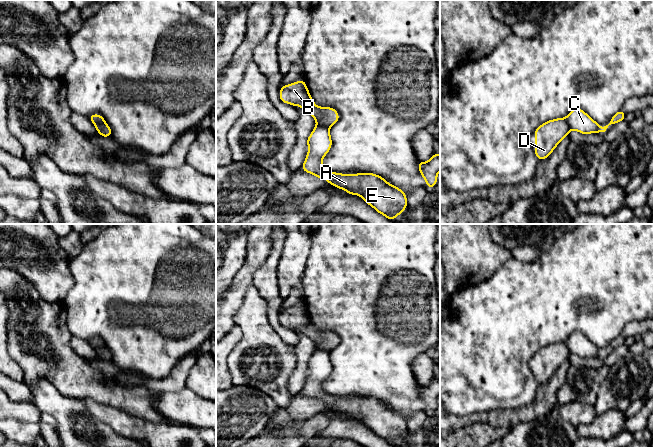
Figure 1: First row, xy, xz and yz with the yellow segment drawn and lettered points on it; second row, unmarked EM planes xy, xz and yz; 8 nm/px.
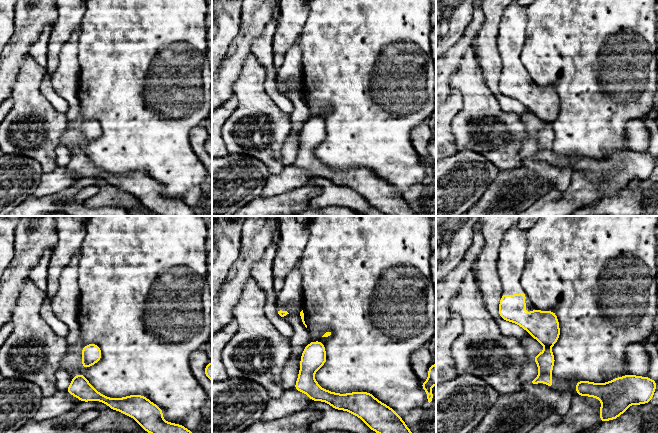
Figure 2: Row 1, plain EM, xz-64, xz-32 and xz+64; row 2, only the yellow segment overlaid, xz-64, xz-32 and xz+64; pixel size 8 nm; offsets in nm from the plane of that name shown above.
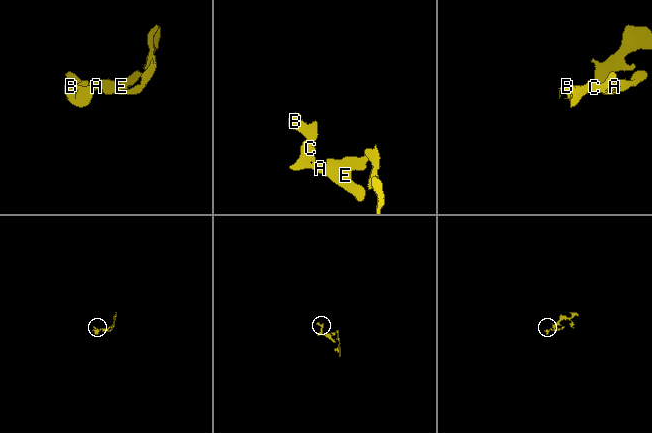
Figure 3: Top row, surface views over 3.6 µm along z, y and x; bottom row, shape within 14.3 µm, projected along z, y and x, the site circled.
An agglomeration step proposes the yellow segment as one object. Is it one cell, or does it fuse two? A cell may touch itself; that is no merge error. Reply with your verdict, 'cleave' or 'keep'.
cleave

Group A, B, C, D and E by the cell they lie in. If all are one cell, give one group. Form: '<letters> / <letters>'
A C E / B D

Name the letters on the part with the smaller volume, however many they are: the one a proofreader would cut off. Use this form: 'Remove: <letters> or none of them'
Remove: B, D

